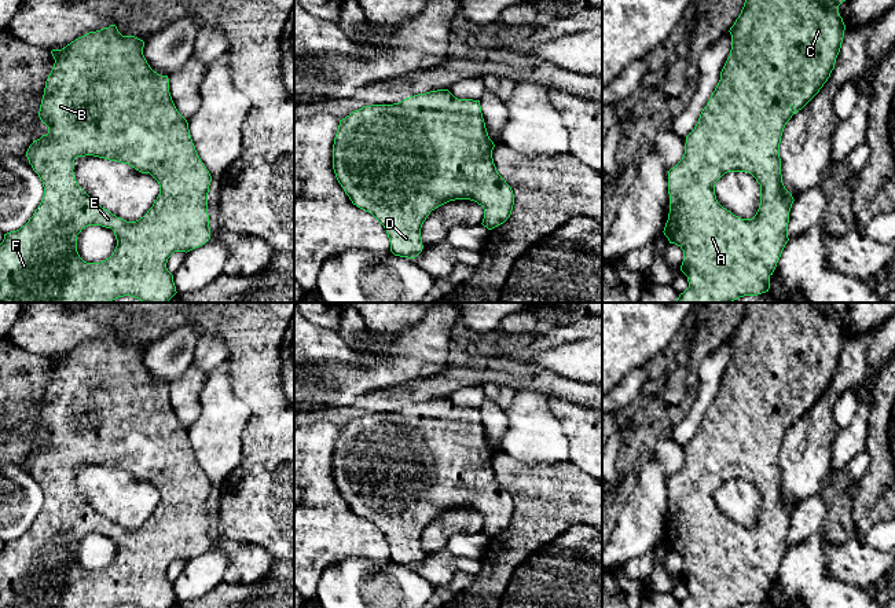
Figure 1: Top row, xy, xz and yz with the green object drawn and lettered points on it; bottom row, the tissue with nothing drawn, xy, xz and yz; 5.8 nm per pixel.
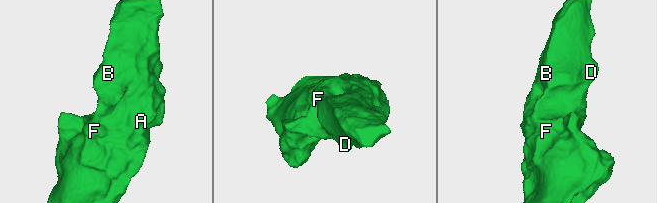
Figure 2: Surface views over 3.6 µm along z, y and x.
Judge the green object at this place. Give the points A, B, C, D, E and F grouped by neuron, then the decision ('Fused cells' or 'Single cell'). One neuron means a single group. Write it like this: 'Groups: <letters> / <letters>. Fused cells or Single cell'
Groups: A B C D E F. Single cell

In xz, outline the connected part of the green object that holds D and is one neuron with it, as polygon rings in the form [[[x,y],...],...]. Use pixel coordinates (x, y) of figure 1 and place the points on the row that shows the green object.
[[[448,89],[418,94],[393,105],[363,106],[340,120],[333,144],[335,177],[353,205],[371,213],[386,230],[395,256],[415,259],[423,249],[421,228],[436,208],[455,199],[470,199],[484,209],[483,226],[492,230],[511,215],[514,194],[498,173],[480,100],[458,99]]]

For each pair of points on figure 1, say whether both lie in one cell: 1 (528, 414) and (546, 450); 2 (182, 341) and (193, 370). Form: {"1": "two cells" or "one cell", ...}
{"1": "one cell", "2": "two cells"}

